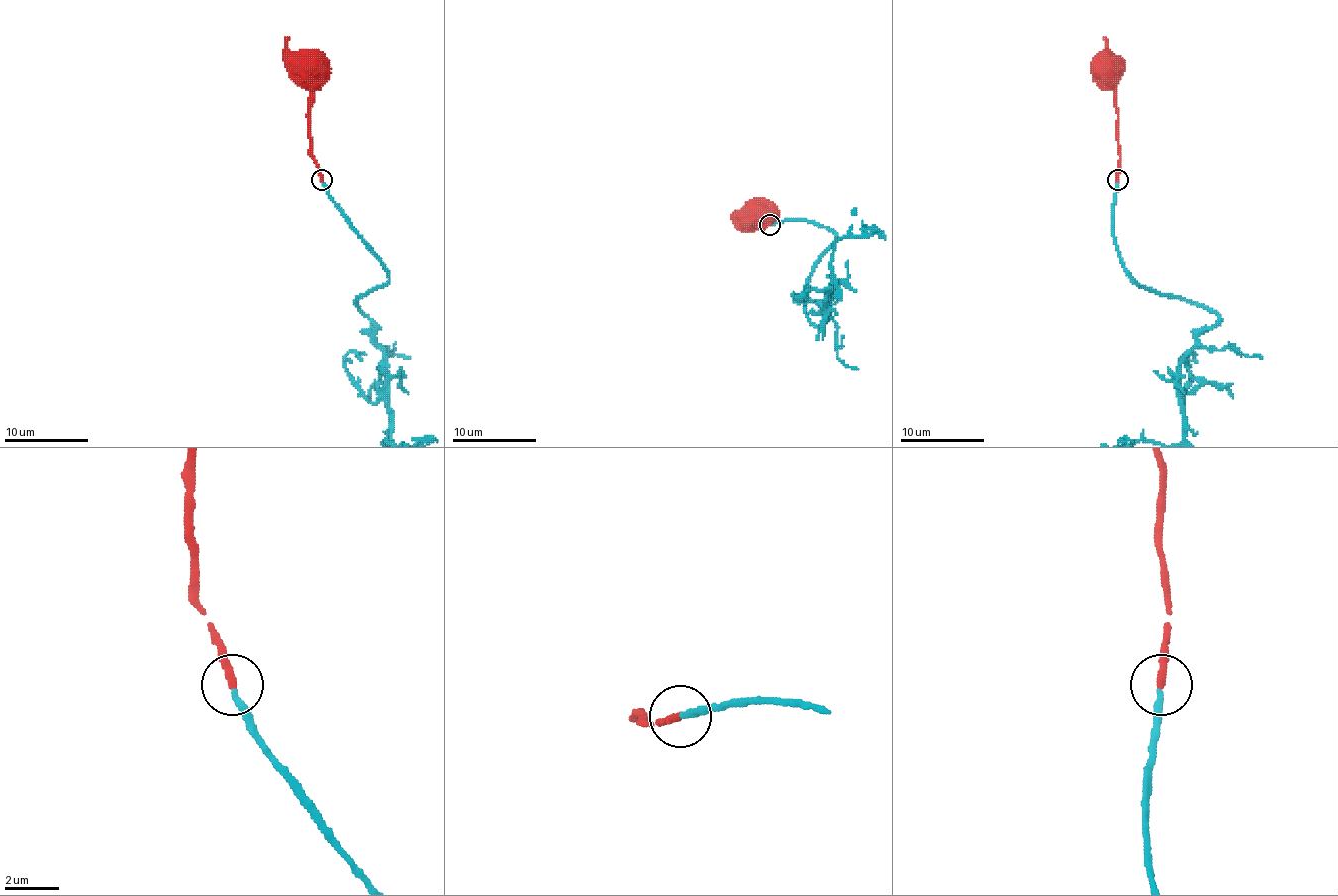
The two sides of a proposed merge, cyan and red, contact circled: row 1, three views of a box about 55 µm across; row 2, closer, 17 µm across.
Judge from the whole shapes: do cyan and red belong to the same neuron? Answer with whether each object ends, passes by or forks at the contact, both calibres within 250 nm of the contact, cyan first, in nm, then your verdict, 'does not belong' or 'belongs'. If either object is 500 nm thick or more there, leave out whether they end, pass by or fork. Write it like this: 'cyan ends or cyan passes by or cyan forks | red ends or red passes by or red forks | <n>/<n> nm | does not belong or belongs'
cyan ends | red ends | 240/280 nm | belongs

